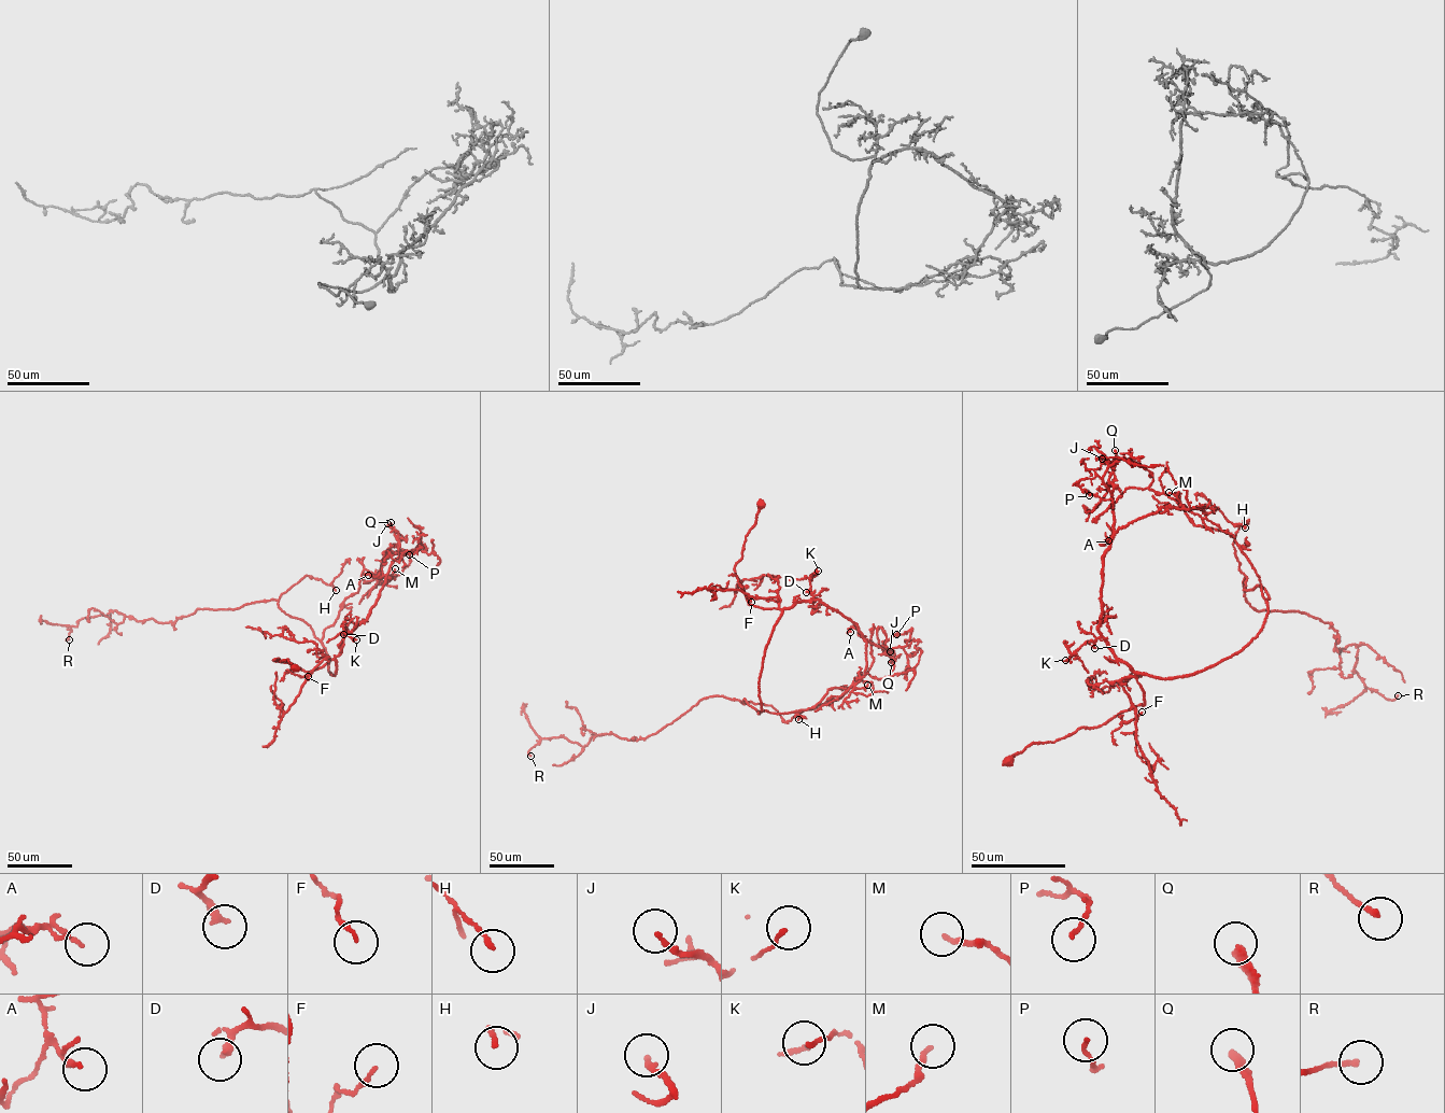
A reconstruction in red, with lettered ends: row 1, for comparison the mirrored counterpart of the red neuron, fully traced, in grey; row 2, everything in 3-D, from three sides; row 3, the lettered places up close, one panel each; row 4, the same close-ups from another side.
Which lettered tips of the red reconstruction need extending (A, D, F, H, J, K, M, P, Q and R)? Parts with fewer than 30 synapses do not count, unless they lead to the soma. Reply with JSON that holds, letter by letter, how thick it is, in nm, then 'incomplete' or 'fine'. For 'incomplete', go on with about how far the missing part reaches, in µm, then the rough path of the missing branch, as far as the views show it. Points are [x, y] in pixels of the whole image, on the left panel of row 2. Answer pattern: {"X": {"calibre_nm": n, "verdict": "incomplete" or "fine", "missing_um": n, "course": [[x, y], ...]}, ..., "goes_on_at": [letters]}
{"A": {"calibre_nm": 110, "verdict": "fine"}, "D": {"calibre_nm": 170, "verdict": "fine"}, "F": {"calibre_nm": 130, "verdict": "fine"}, "H": {"calibre_nm": 140, "verdict": "fine"}, "J": {"calibre_nm": 180, "verdict": "incomplete", "missing_um": 45, "course": [[387, 523], [369, 515], [362, 521], [355, 520]]}, "K": {"calibre_nm": 130, "verdict": "fine"}, "M": {"calibre_nm": 180, "verdict": "fine"}, "P": {"calibre_nm": 120, "verdict": "fine"}, "Q": {"calibre_nm": 300, "verdict": "incomplete", "missing_um": 45, "course": [[391, 522], [387, 515], [390, 494], [398, 482]]}, "R": {"calibre_nm": 160, "verdict": "fine"}, "goes_on_at": ["J", "Q"]}

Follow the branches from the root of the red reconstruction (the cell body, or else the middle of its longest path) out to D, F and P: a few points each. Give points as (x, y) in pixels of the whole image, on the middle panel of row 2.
D: (761, 504), (734, 568), (748, 604), (788, 608), (811, 600), (812, 593), (806, 592)
F: (761, 504), (735, 574), (749, 604), (777, 608), (779, 601), (749, 596), (751, 602)
P: (761, 504), (734, 568), (748, 604), (783, 609), (819, 600), (875, 645), (883, 647), (896, 634)

